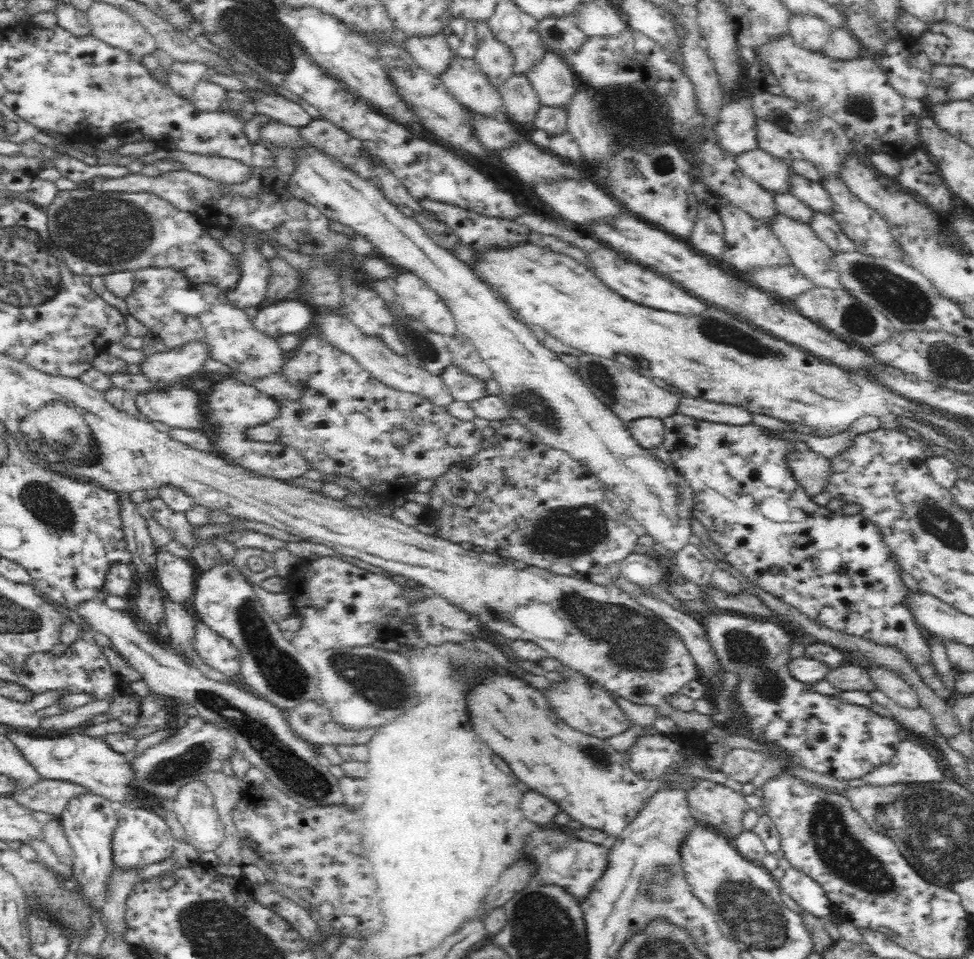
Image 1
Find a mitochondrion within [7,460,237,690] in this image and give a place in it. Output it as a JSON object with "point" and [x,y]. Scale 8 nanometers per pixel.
{"point":[41,500]}

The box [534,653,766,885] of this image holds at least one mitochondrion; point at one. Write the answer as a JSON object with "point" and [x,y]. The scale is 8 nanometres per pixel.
{"point":[600,757]}

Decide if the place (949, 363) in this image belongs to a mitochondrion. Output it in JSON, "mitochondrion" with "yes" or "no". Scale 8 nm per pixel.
{"mitochondrion":"yes"}

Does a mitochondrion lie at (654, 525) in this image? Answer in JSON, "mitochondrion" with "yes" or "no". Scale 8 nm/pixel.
{"mitochondrion":"no"}

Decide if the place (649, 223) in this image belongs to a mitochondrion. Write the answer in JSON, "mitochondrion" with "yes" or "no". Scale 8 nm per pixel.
{"mitochondrion":"no"}

